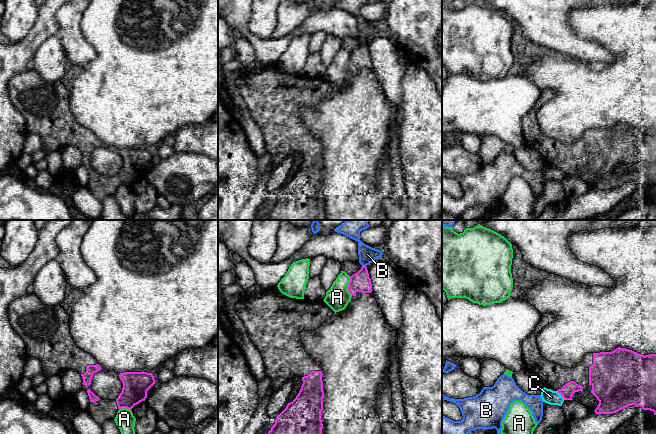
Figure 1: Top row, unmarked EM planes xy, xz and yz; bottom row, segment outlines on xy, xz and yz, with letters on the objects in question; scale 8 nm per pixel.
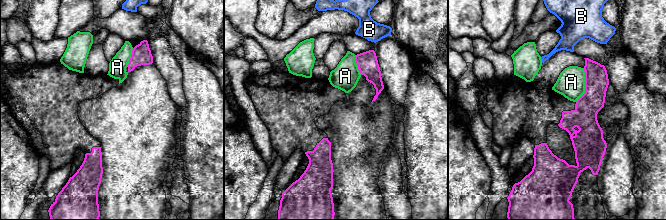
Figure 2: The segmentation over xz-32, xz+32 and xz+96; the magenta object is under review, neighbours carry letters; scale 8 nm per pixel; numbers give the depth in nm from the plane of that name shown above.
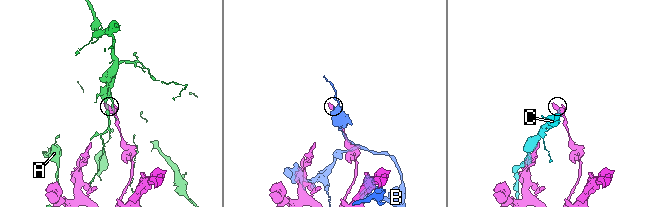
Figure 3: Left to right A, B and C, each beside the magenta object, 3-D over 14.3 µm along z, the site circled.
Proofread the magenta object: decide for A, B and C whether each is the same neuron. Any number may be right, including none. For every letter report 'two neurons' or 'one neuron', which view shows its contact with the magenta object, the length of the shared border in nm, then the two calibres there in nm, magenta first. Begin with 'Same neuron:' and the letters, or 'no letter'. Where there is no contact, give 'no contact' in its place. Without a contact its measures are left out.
Same neuron: no letter
A: two neurons; contact in xz; length 170 nm; calibres 160 and 190 nm
B: two neurons; contact in xz; length 30 nm; calibres 160 and 140 nm
C: two neurons; contact in yz; length 100 nm; calibres 110 and 120 nm

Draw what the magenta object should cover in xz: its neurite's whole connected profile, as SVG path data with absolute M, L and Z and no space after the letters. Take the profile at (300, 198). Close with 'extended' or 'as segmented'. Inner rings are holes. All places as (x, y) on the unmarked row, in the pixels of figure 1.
M274 64L256 72L245 70L234 81L234 87L242 96L249 116L262 132L265 153L271 156L274 168L295 152L303 157L296 174L276 193L268 208L269 220L322 220L323 149L319 139L305 127L301 109L317 105L335 88L324 77L290 74Z; extended

